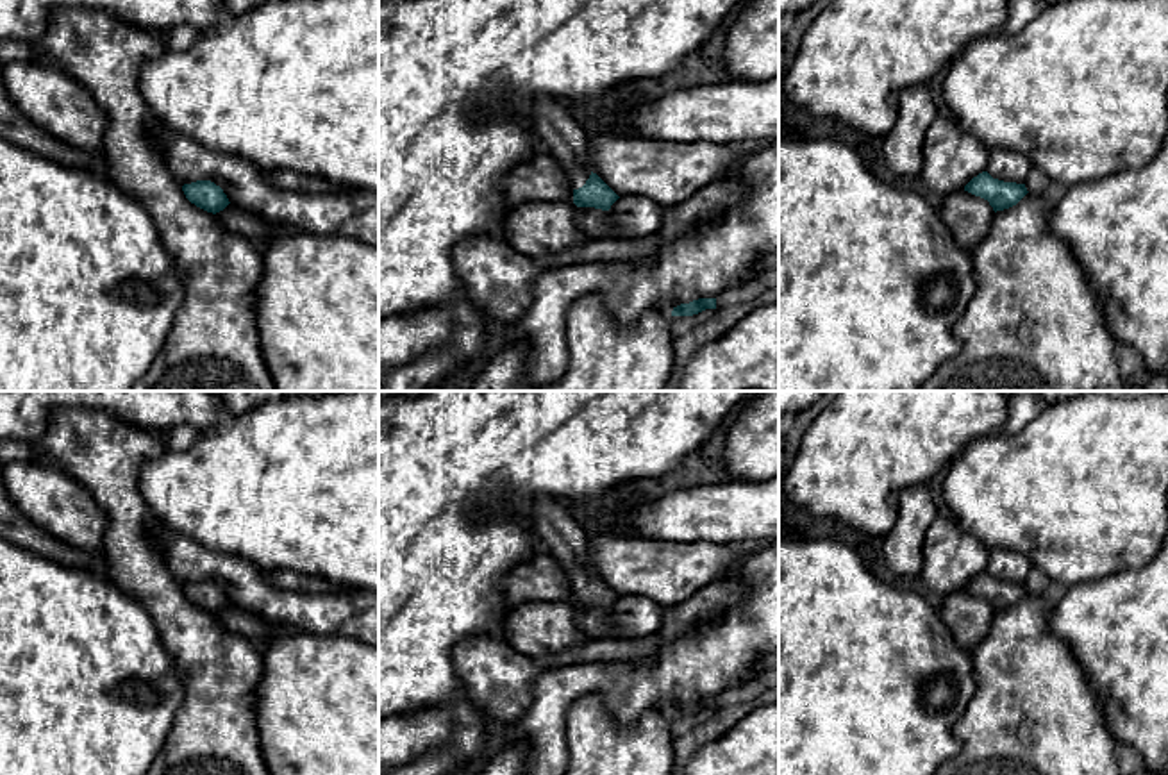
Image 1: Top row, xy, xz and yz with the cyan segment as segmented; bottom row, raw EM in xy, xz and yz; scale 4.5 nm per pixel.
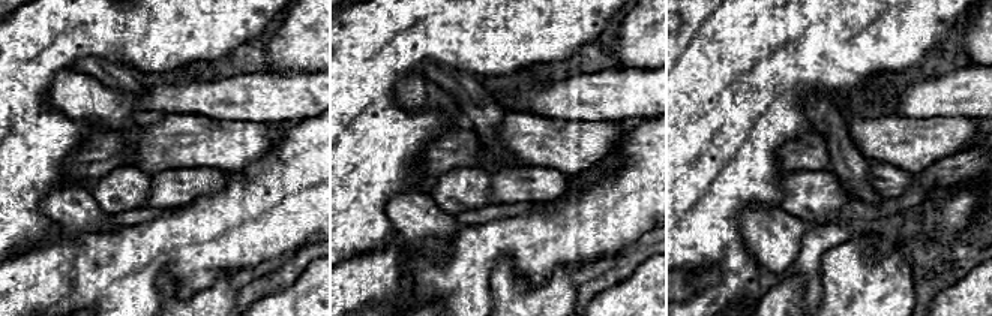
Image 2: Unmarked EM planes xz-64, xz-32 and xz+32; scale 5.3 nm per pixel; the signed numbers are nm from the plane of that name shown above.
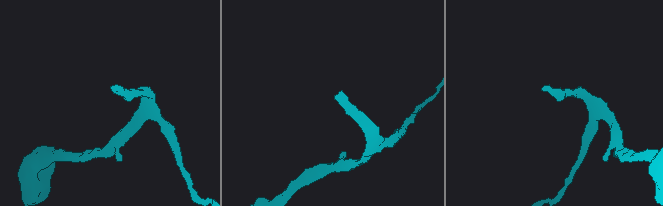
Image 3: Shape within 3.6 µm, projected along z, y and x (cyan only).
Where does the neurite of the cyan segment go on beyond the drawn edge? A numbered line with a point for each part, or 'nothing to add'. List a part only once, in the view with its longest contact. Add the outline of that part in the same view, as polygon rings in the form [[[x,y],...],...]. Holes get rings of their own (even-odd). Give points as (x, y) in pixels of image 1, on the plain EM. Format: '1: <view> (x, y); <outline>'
1: xz (567, 540); [[[548,498],[534,500],[530,509],[545,530],[545,550],[561,562],[571,588],[582,588],[591,575],[589,536],[577,514]]]

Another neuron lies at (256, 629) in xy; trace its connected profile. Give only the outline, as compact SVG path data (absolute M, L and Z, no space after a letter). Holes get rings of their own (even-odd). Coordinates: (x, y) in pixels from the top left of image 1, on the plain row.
M229 604L223 611L216 612L216 618L225 630L245 636L259 646L271 639L275 634L288 630L252 612L241 611L232 604Z

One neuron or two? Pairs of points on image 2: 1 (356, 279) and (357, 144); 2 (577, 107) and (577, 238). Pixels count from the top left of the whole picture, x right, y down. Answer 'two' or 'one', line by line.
1: two
2: two

